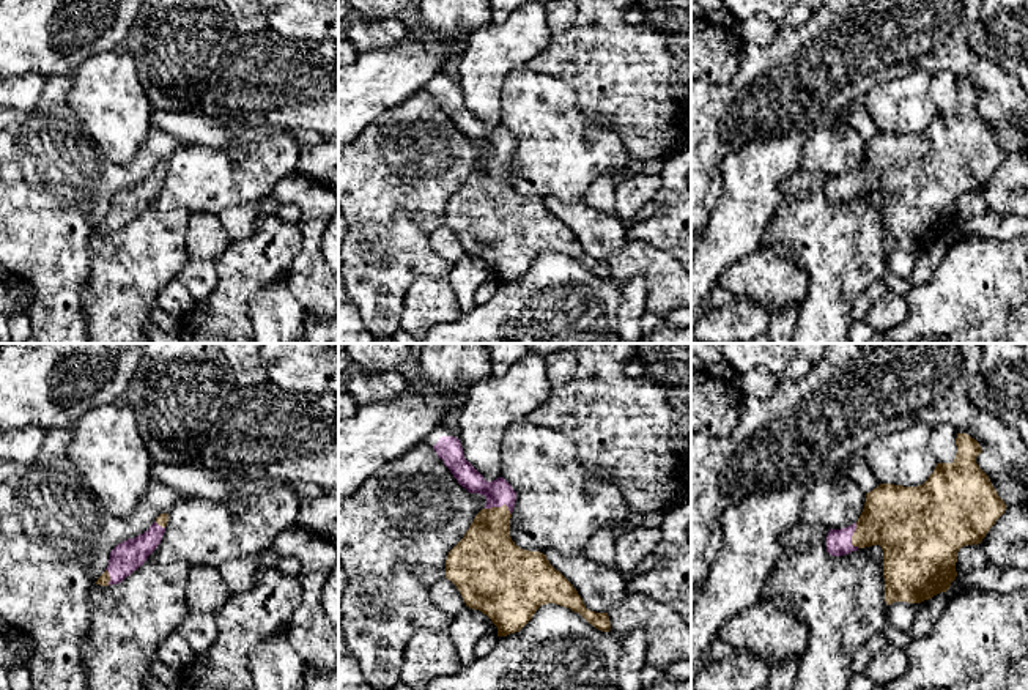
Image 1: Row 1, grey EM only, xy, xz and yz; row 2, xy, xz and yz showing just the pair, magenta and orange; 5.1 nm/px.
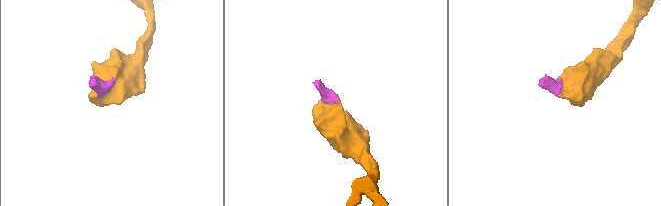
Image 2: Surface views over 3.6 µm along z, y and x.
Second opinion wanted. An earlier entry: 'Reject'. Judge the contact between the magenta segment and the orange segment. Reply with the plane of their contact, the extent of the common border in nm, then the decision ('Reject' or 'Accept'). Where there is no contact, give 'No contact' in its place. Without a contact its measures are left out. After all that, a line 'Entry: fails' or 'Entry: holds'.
Touches magenta in xz. Shared border 140 nm. Accept
Entry: fails

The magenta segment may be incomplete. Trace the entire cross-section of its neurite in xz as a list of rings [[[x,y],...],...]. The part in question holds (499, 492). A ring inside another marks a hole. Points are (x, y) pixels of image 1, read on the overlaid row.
[[[452,422],[438,424],[423,441],[438,454],[453,477],[469,493],[486,498],[485,507],[475,515],[464,537],[449,551],[446,578],[460,591],[466,607],[486,614],[497,627],[497,636],[520,632],[546,603],[556,603],[579,613],[589,624],[601,632],[611,630],[608,613],[586,608],[573,584],[556,570],[546,555],[520,548],[510,537],[510,518],[516,492],[504,479],[485,480],[483,476],[464,458],[463,447]]]

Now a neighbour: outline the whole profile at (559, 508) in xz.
[[[523,419],[507,428],[501,452],[501,477],[516,492],[510,537],[523,550],[576,556],[600,529],[620,526],[633,510],[617,485],[586,473],[564,433]]]

